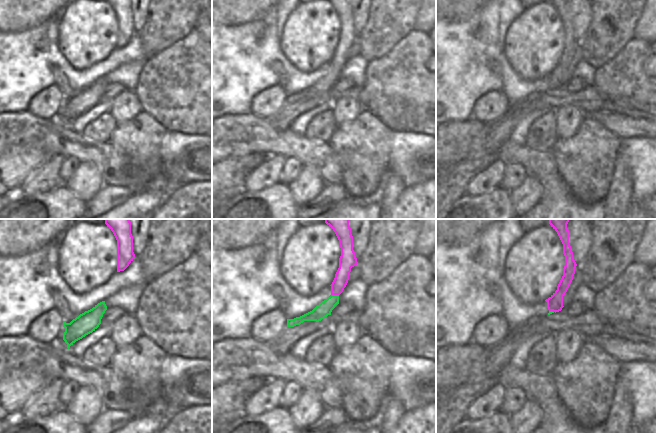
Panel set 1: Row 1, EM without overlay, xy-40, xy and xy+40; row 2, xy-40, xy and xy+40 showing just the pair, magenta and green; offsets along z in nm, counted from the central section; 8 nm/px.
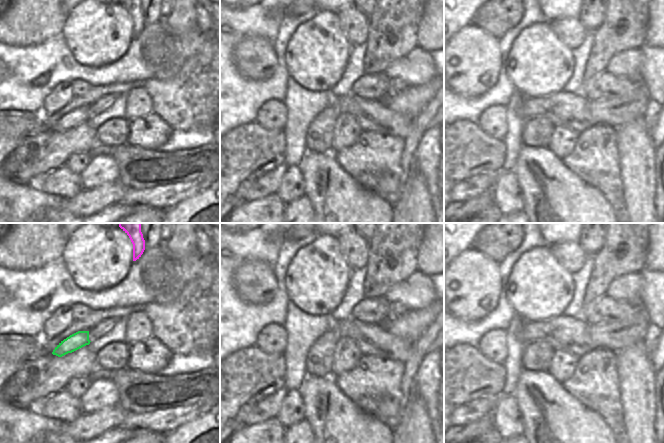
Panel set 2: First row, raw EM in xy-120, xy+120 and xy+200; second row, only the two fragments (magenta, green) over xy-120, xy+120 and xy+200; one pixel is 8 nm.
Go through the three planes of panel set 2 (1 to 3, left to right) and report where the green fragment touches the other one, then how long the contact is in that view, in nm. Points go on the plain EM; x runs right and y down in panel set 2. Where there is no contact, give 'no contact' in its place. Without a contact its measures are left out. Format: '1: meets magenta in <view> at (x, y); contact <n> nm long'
1: no contact
2: no contact
3: no contact

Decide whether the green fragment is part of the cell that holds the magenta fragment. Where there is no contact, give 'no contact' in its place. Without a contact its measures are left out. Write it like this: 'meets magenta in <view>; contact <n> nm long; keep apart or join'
meets magenta in xy; contact 80 nm long; join

